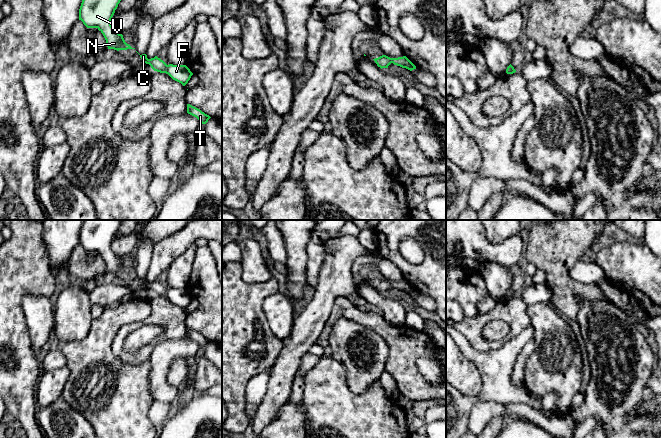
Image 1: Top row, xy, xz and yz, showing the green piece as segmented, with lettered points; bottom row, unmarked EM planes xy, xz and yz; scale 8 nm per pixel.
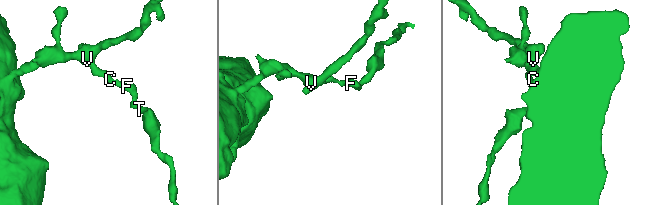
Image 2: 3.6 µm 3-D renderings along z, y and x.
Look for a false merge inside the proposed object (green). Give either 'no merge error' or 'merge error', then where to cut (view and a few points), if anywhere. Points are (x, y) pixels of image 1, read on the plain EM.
no merge error; no cut

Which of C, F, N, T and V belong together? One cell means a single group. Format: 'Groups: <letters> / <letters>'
Groups: C F N T V

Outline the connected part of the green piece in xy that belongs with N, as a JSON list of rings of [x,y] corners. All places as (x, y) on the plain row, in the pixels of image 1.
[[[83,220],[79,233],[79,244],[87,252],[97,252],[103,258],[108,273],[117,275],[135,273],[111,249],[111,243],[121,223],[121,220]]]

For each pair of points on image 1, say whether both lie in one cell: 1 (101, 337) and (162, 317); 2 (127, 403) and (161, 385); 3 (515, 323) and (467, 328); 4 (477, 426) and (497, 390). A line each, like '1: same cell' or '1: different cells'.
1: different cells
2: different cells
3: same cell
4: different cells

